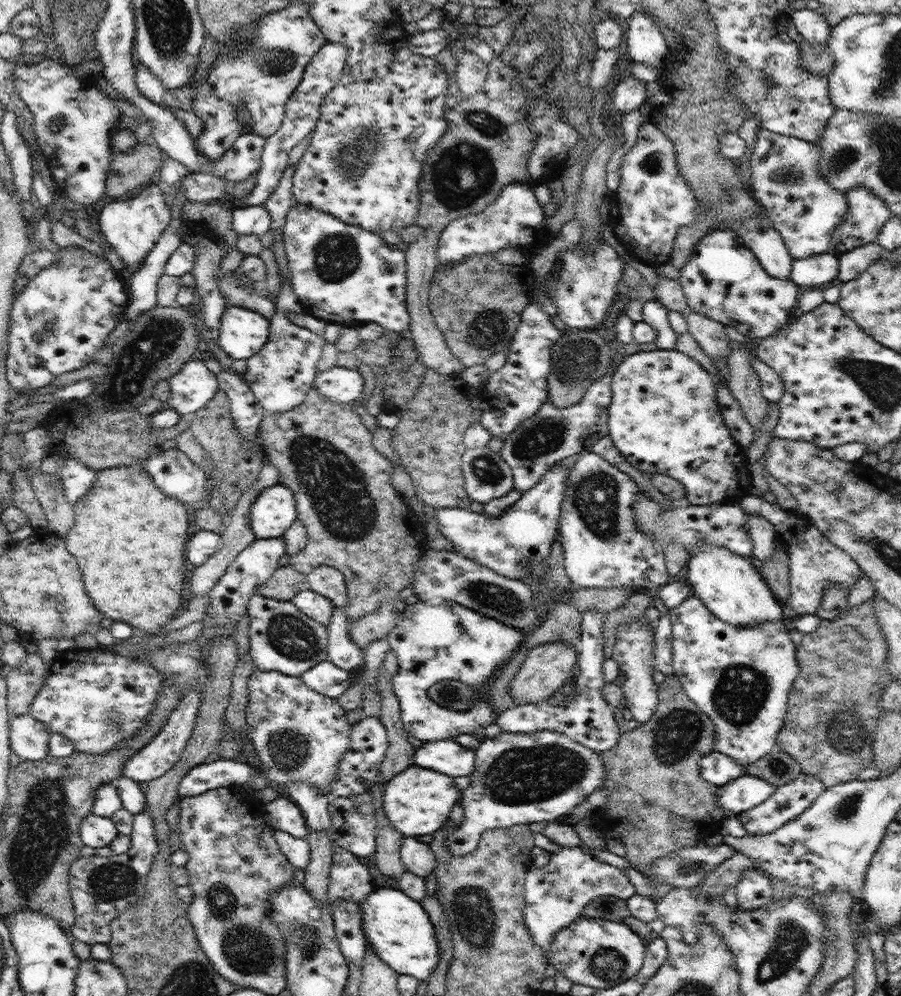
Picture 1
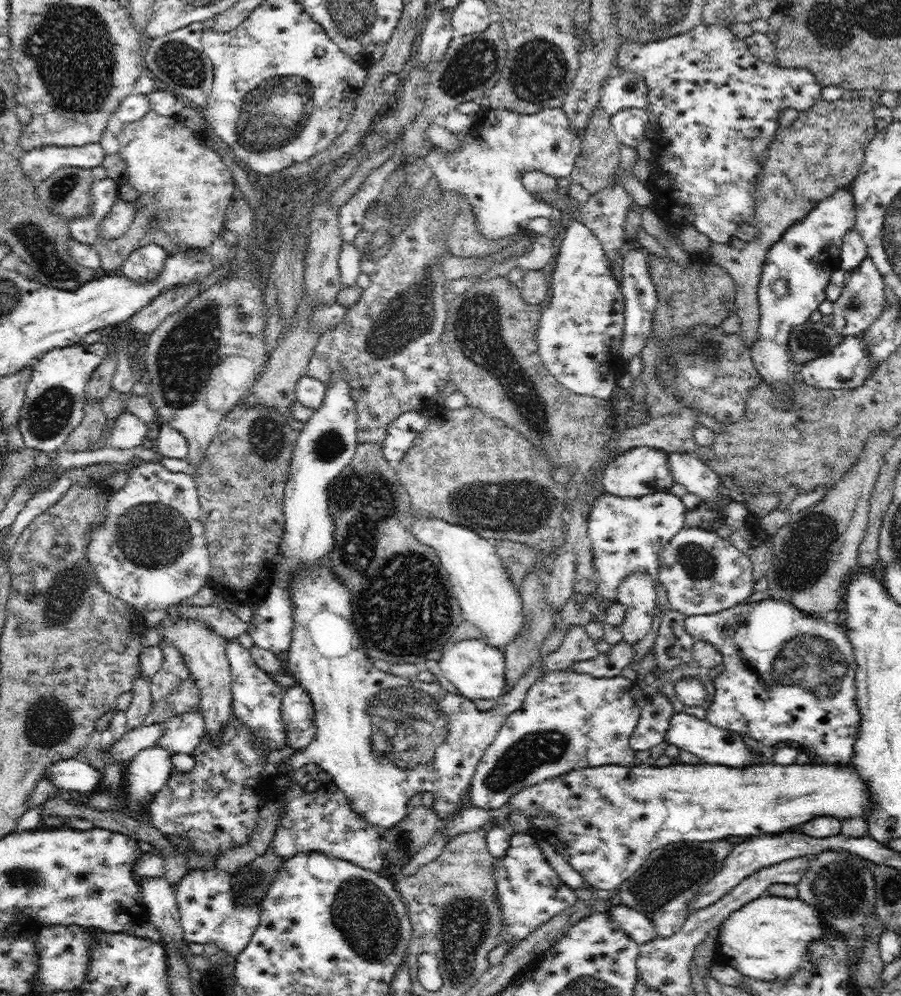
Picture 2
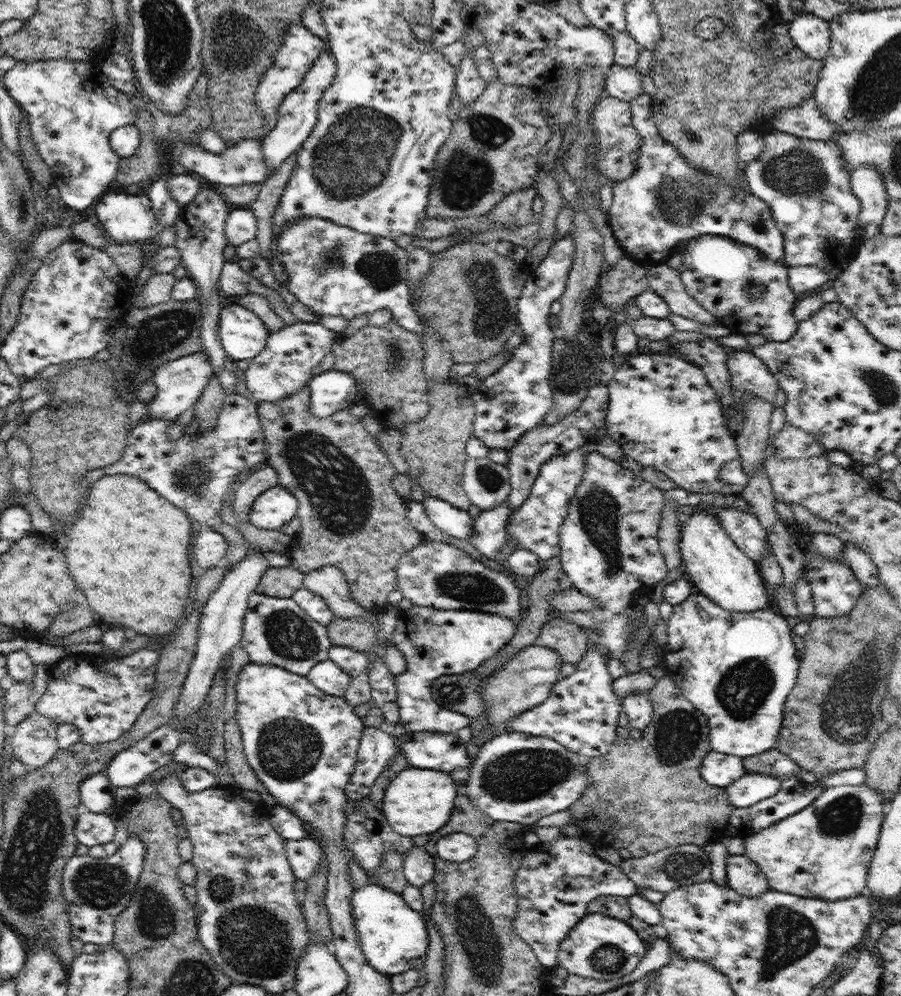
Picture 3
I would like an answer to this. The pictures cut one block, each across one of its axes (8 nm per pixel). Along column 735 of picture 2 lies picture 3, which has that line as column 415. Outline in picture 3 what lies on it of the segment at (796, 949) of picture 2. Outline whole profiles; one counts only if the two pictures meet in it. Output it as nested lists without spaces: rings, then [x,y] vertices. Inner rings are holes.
[[[373,880],[353,891],[351,914],[358,930],[360,948],[374,970],[391,976],[424,968],[430,942],[429,932],[420,913],[406,905],[402,894],[382,888]]]

